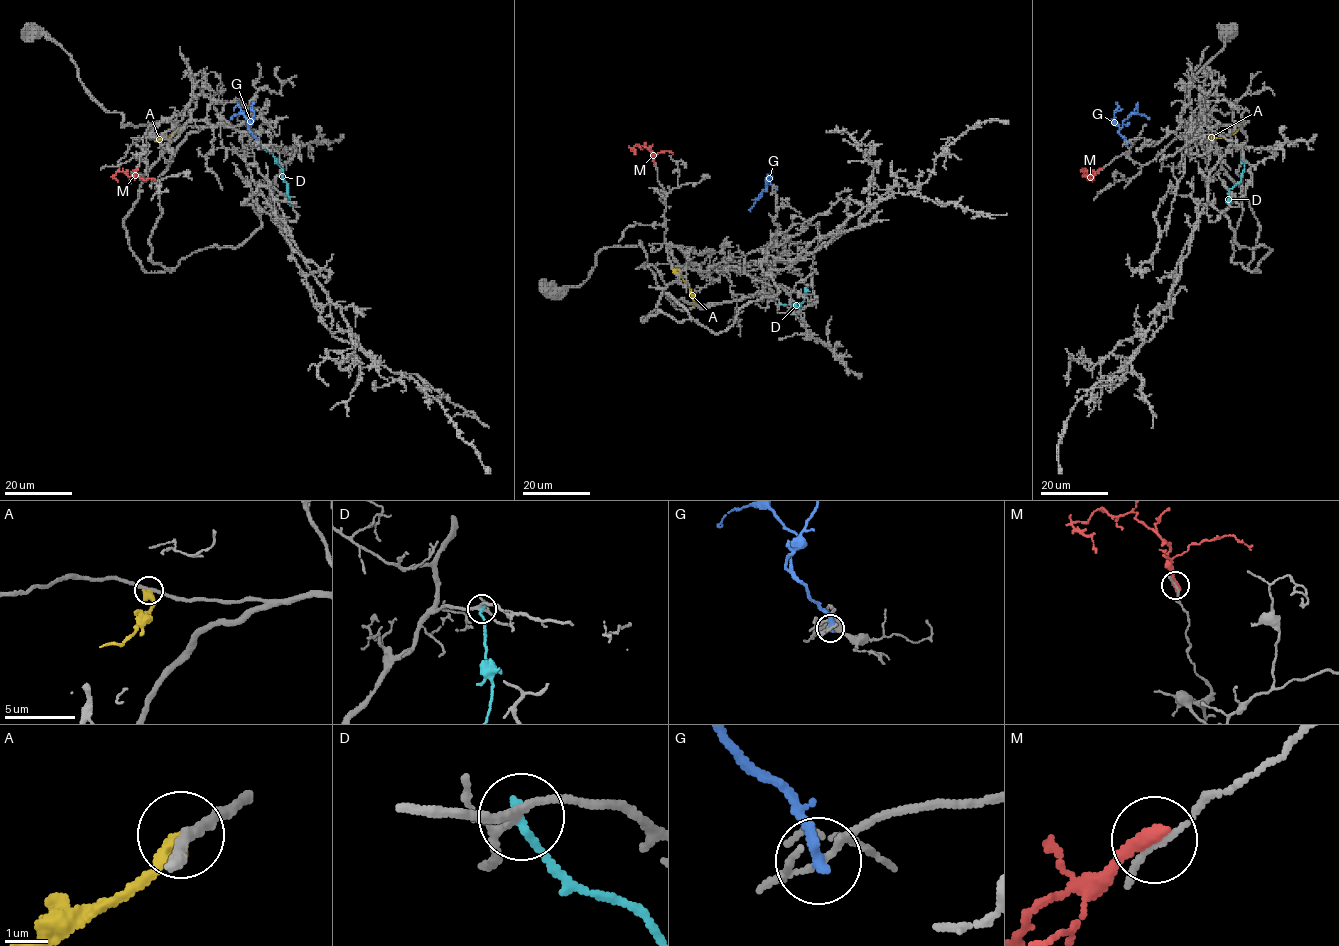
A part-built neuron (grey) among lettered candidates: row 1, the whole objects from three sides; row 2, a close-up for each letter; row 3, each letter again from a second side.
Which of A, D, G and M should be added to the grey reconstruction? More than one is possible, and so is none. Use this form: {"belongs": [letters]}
{"belongs": []}

